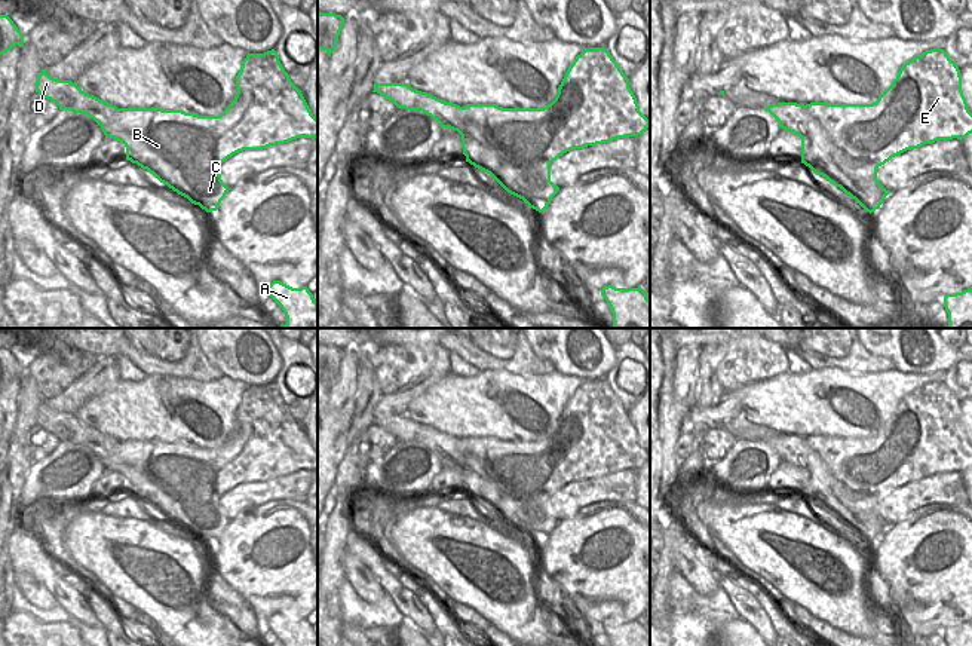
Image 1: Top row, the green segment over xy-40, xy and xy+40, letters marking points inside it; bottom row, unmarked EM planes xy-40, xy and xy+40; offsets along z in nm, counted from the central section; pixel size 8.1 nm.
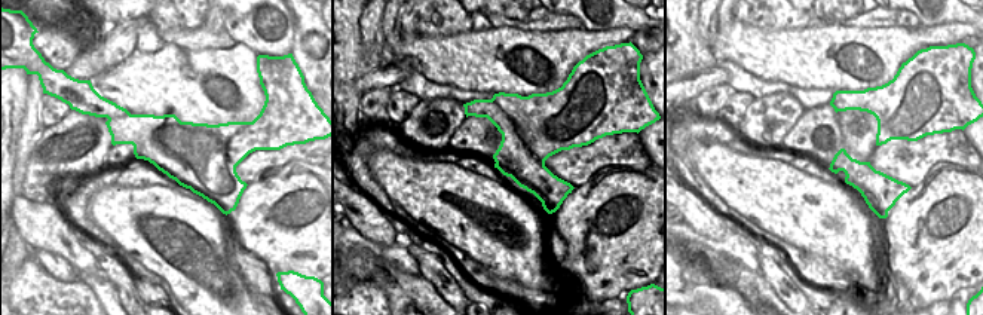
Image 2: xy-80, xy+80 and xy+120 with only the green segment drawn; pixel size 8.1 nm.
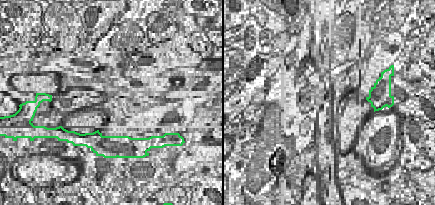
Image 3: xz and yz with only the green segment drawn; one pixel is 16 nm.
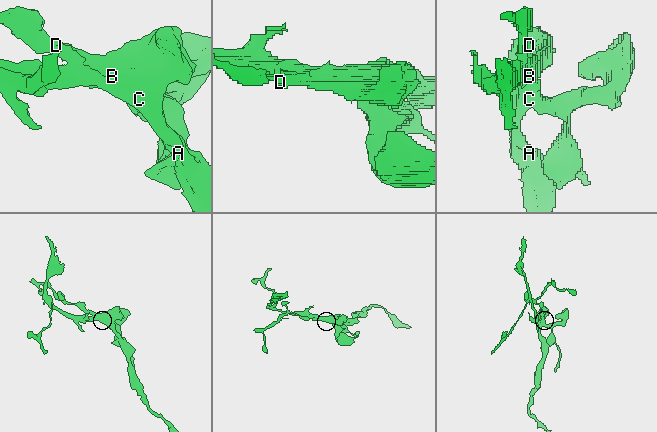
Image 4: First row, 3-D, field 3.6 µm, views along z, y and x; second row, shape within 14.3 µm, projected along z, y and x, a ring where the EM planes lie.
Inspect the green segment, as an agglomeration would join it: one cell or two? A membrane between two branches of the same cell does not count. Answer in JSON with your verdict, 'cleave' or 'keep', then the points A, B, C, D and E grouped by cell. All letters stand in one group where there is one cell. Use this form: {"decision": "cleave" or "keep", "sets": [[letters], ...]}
{"decision": "cleave", "sets": [["A", "B", "C", "E"], ["D"]]}

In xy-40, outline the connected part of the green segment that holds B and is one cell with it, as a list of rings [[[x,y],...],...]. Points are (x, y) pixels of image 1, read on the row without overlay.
[[[275,382],[248,386],[236,408],[236,420],[234,432],[220,448],[157,440],[120,441],[119,450],[101,462],[105,471],[125,477],[126,493],[147,502],[191,536],[212,545],[230,523],[220,508],[220,499],[229,490],[243,483],[263,483],[297,471],[318,469],[318,451],[301,423],[291,414]]]

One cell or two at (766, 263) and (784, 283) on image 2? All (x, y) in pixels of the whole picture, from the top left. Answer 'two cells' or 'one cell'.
one cell

